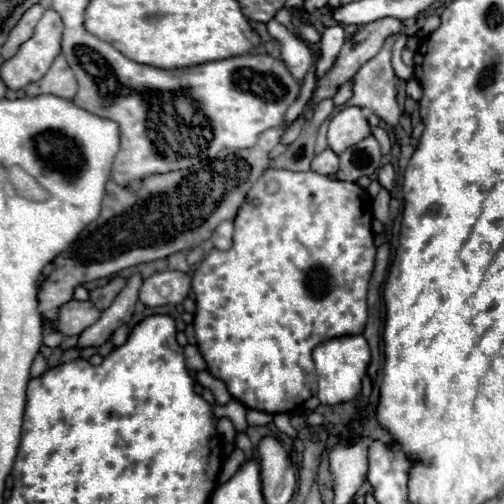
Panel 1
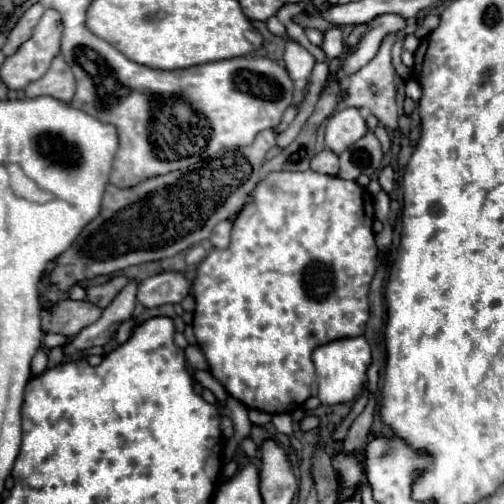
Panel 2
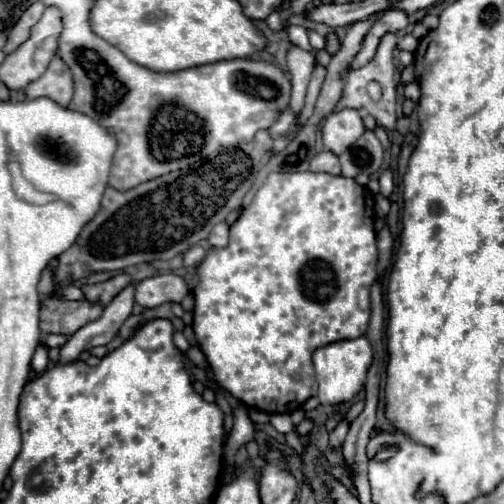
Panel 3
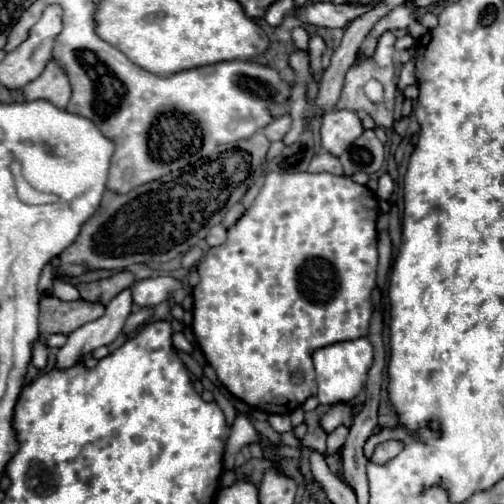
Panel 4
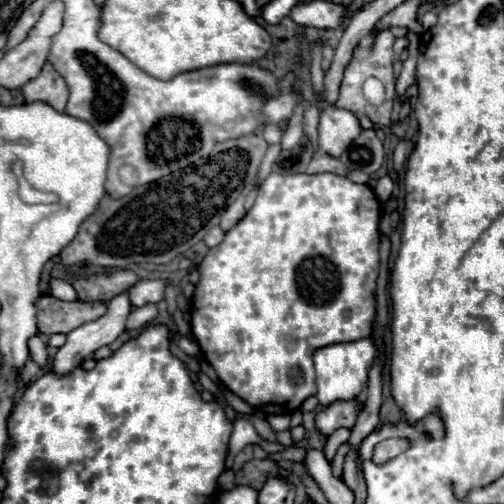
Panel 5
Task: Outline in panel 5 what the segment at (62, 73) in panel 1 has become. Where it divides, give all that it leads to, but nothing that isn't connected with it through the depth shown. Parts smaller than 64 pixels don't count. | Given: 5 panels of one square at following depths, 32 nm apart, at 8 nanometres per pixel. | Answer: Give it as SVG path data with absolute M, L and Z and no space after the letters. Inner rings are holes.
M46 62L42 72L22 88L22 94L24 94L26 102L44 100L44 102L52 104L58 112L62 112L66 108L66 102L70 96L66 80L58 74L58 70L50 62Z

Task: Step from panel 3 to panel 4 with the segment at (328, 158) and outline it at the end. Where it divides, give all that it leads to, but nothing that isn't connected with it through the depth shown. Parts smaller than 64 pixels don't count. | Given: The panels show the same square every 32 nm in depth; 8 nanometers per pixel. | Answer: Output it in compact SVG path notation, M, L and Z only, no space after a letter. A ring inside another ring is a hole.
M320 152L312 158L312 164L308 168L308 172L330 172L330 174L342 174L340 168L340 160L336 156L332 156L330 152Z

